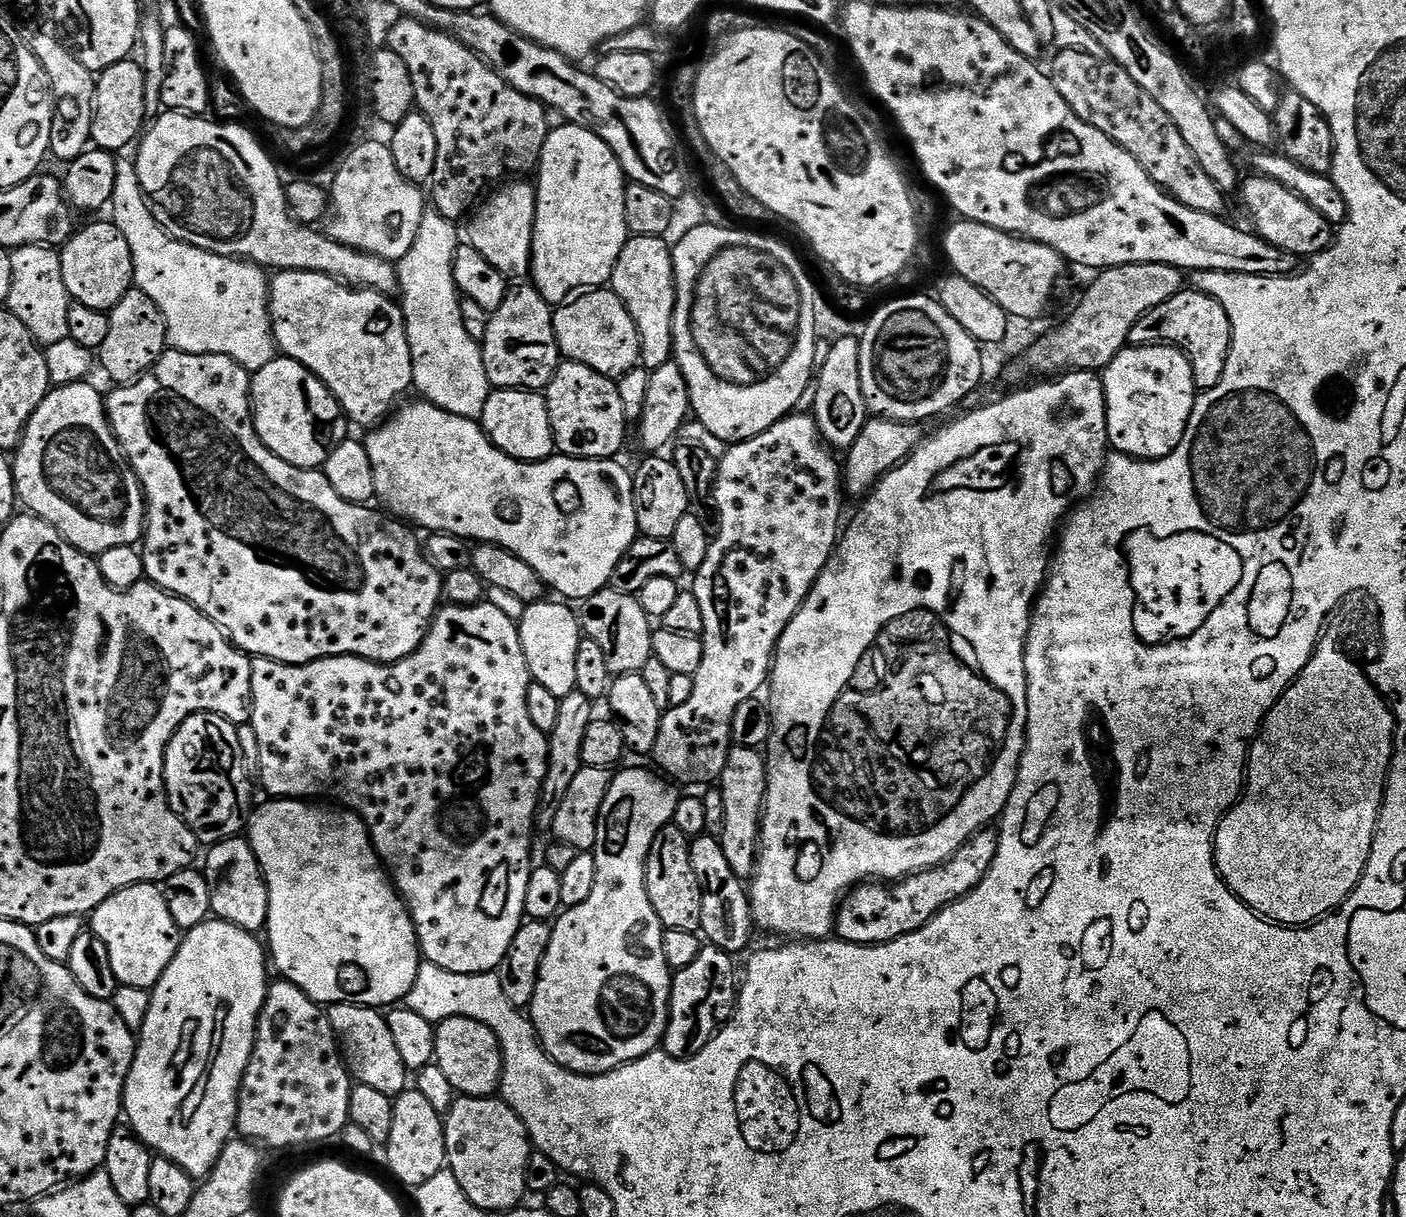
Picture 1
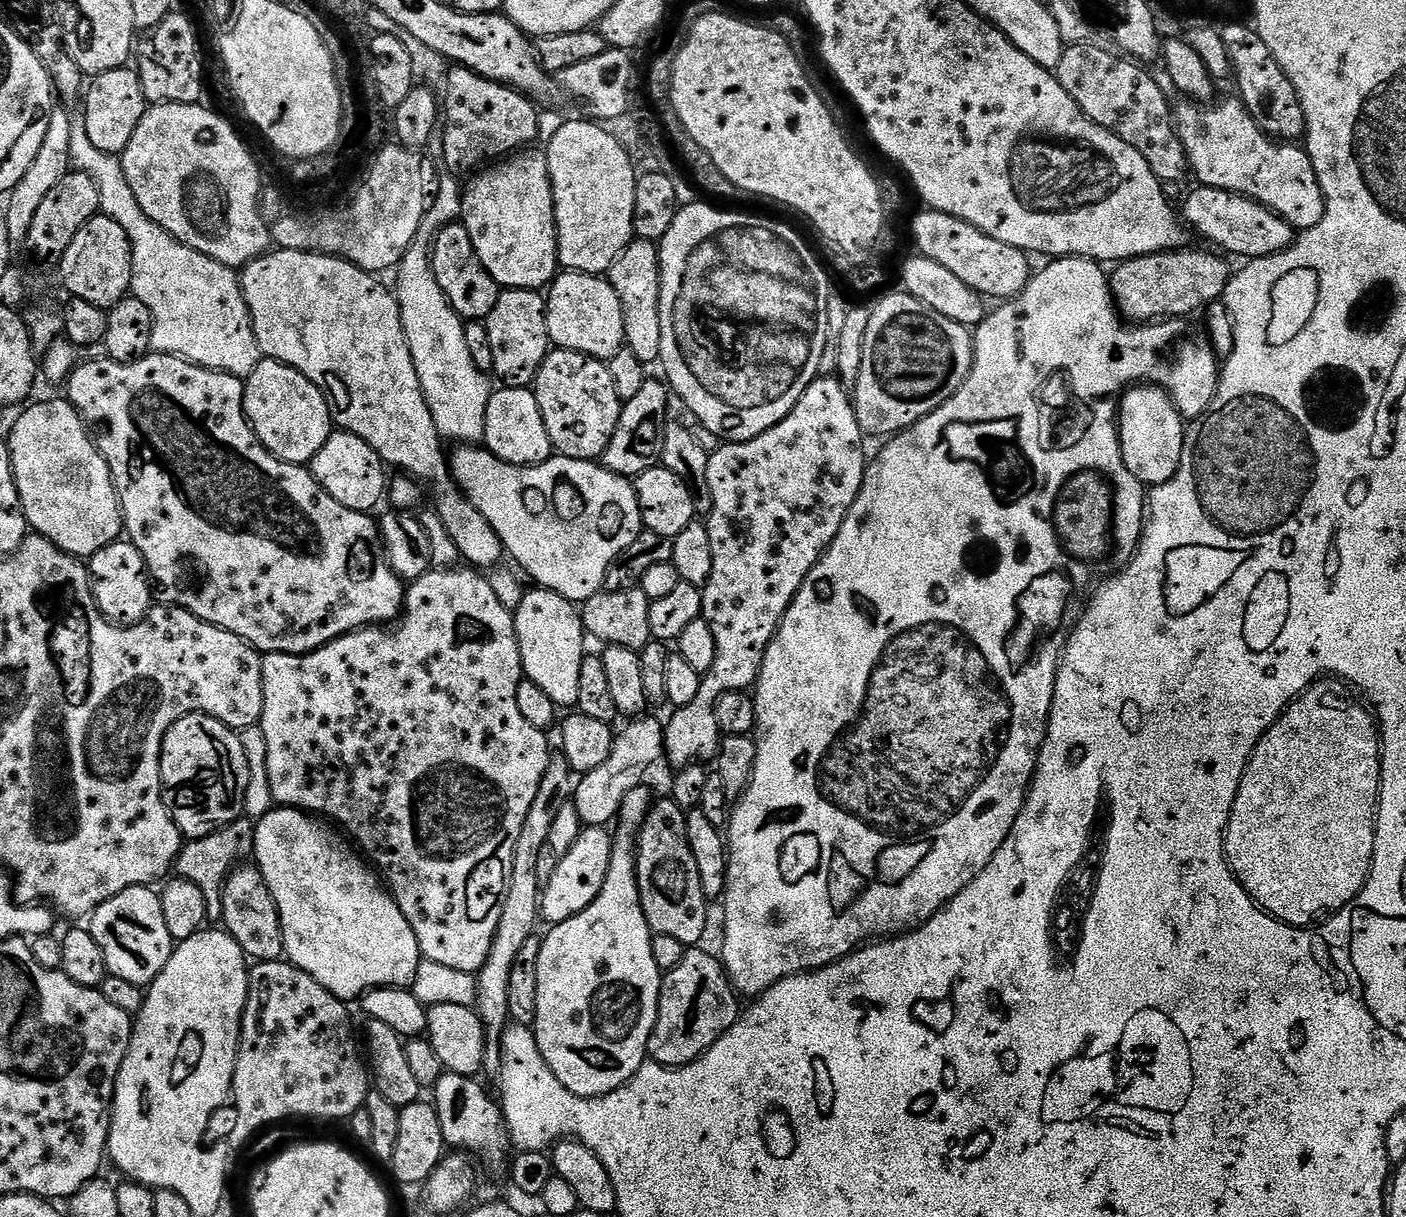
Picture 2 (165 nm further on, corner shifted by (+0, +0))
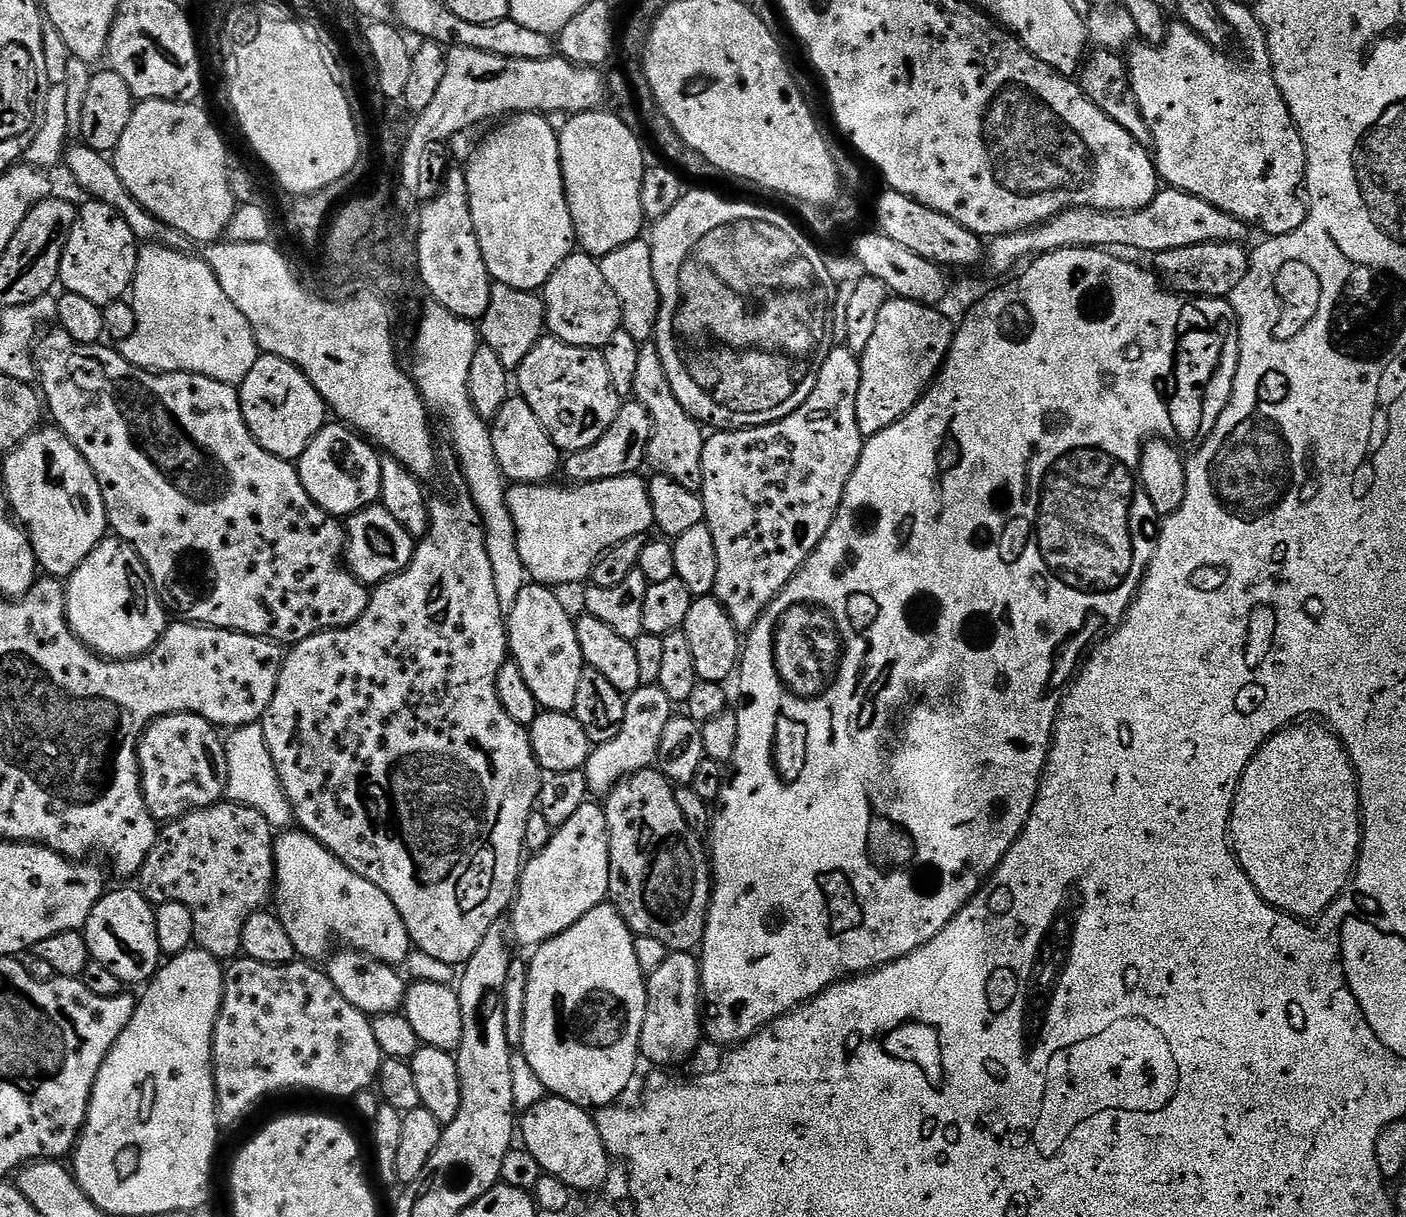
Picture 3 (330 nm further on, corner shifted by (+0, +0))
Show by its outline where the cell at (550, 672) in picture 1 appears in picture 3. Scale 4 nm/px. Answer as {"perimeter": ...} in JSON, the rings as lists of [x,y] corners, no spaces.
{"perimeter":[[[525,584],[522,594],[518,594],[518,602],[514,602],[514,610],[506,618],[508,650],[541,709],[572,712],[574,694],[578,694],[578,678],[582,678],[586,665],[578,646],[576,620],[552,592],[555,591],[547,584]]]}

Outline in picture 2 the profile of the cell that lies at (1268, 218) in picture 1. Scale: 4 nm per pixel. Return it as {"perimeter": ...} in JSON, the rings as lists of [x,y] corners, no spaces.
{"perimeter":[[[1196,186],[1196,189],[1184,200],[1182,220],[1193,233],[1205,236],[1221,253],[1233,252],[1248,260],[1257,260],[1263,256],[1273,256],[1285,252],[1294,243],[1298,232],[1290,222],[1286,222],[1277,212],[1271,212],[1249,196],[1243,196],[1230,190],[1218,190]]]}

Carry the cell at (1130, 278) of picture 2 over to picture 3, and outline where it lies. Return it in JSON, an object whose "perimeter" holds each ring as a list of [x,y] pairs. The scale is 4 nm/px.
{"perimeter":[[[1199,244],[1198,246],[1186,246],[1185,248],[1175,248],[1165,252],[1155,253],[1154,265],[1161,281],[1173,292],[1183,292],[1185,296],[1214,296],[1217,298],[1231,297],[1232,291],[1246,278],[1250,252],[1244,244]]]}

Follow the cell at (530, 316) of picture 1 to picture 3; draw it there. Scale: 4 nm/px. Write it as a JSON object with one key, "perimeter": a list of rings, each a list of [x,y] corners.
{"perimeter":[[[493,283],[490,306],[486,306],[486,314],[478,321],[478,336],[483,344],[494,350],[494,354],[498,354],[502,366],[510,370],[519,368],[526,354],[530,354],[545,335],[543,299],[536,292],[523,292],[505,284]]]}

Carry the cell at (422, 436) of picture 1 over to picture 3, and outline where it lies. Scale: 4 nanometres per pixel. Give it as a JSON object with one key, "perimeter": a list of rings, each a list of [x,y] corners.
{"perimeter":[[[640,474],[606,478],[589,484],[578,484],[559,488],[556,482],[542,484],[512,484],[508,490],[510,518],[514,518],[518,554],[522,554],[524,568],[535,583],[557,586],[556,584],[580,584],[592,575],[598,558],[618,542],[626,538],[644,536],[653,531],[652,503],[645,477]]]}

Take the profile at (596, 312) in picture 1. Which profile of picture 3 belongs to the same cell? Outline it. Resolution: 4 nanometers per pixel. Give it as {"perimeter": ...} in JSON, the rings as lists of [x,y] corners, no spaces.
{"perimeter":[[[583,250],[573,251],[572,255],[566,257],[562,262],[562,266],[558,266],[558,270],[554,270],[552,277],[544,283],[542,299],[547,331],[557,340],[566,342],[570,346],[603,350],[606,342],[610,342],[613,334],[622,327],[620,322],[622,310],[618,306],[618,298],[614,298],[614,290],[610,290],[610,282],[606,282],[606,278],[602,278],[602,270],[597,257],[589,256]]]}

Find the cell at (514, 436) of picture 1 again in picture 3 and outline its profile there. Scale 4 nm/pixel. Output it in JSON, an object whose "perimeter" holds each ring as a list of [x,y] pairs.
{"perimeter":[[[516,394],[504,403],[502,410],[490,421],[492,441],[494,442],[494,458],[498,458],[498,466],[502,470],[505,481],[512,484],[542,484],[553,479],[555,472],[559,473],[562,468],[562,453],[556,443],[550,438],[550,434],[538,422],[538,414],[530,410],[523,396]]]}

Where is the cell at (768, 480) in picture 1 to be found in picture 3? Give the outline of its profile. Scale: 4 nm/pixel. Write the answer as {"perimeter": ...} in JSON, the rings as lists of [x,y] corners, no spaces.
{"perimeter":[[[835,346],[829,350],[826,362],[822,362],[822,370],[818,374],[818,382],[814,382],[814,390],[806,402],[794,414],[782,418],[773,424],[758,426],[757,428],[739,428],[736,432],[713,431],[705,439],[702,450],[702,474],[704,475],[704,486],[702,489],[702,499],[704,502],[704,523],[708,525],[710,535],[714,538],[714,550],[718,553],[718,578],[714,582],[714,595],[718,602],[730,614],[730,622],[734,622],[737,632],[747,634],[762,618],[762,614],[774,602],[774,598],[781,590],[788,585],[798,574],[801,566],[810,558],[810,554],[822,542],[826,530],[830,530],[830,522],[834,522],[838,506],[844,497],[846,486],[858,466],[858,458],[864,449],[865,436],[858,430],[858,386],[862,378],[860,369],[860,357],[855,356],[847,346]]]}

